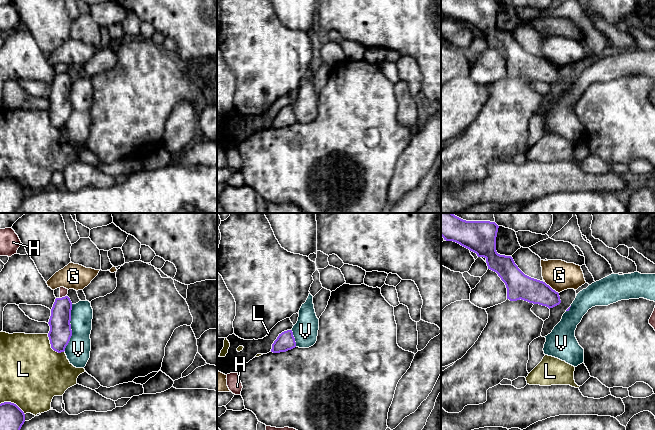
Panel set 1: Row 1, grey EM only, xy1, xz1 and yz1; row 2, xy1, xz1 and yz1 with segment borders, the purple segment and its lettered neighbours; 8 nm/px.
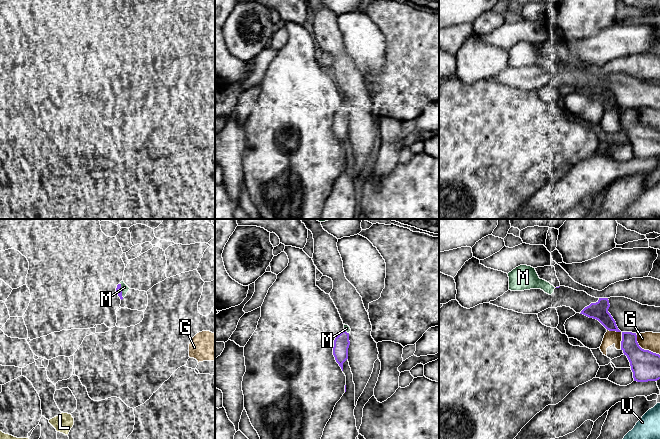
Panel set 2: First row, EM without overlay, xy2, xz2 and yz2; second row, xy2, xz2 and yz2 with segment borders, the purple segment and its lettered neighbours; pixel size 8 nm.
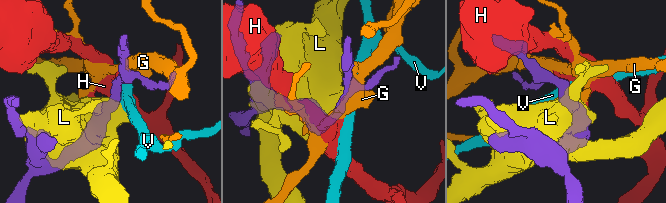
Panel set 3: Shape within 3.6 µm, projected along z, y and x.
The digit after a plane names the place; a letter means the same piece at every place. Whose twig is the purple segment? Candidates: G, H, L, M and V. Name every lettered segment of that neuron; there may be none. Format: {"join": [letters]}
{"join": ["M"]}

